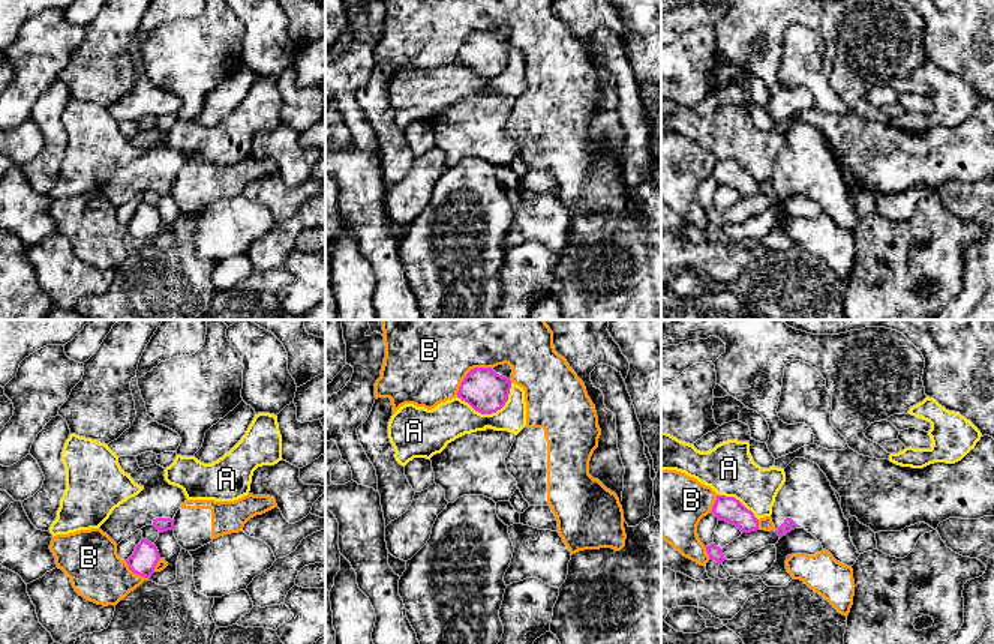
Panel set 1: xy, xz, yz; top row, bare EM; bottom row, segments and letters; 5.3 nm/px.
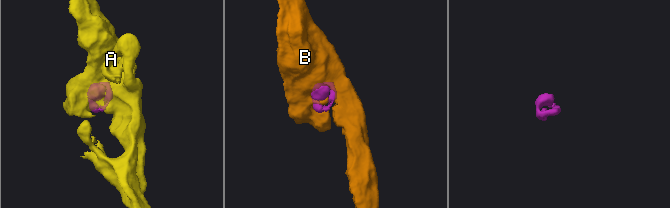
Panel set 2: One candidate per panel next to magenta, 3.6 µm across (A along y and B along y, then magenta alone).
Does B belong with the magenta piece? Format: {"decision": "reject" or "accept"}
{"decision": "reject"}

